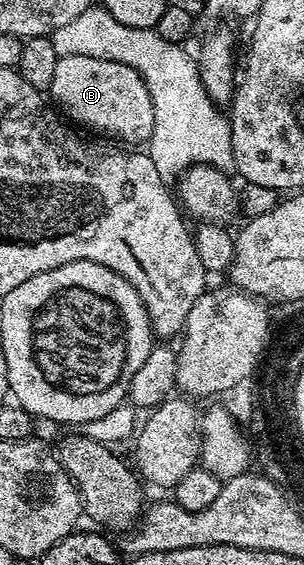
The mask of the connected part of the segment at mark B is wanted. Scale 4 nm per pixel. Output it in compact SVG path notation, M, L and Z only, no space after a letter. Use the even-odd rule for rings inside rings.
M61 56L58 67L54 70L50 96L56 99L55 107L73 125L81 124L76 125L81 129L101 132L104 135L101 137L128 146L147 145L152 137L154 102L150 98L150 90L146 90L146 82L140 77L138 70L122 62L110 62L106 58Z

